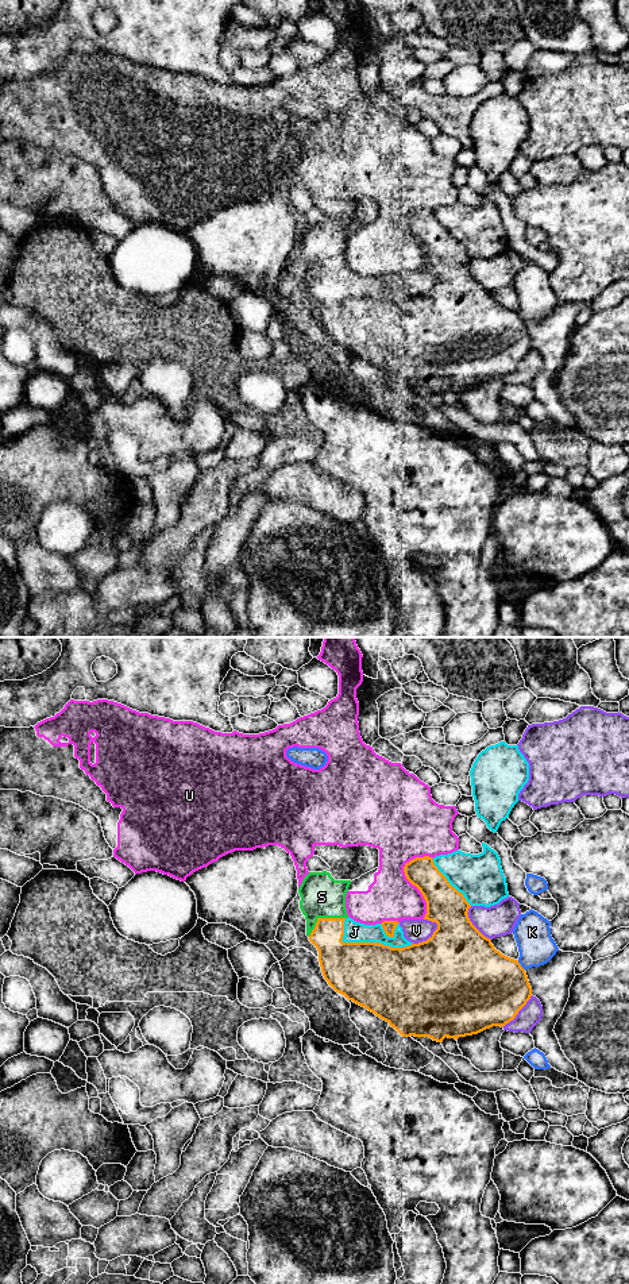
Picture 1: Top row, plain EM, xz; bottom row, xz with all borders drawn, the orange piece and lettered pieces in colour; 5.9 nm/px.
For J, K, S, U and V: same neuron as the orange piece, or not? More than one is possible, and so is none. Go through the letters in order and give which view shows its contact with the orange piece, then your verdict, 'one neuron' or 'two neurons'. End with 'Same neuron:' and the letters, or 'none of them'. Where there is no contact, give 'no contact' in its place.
J: contact in xz; two neurons
K: contact in xz; two neurons
S: contact in xz; two neurons
U: contact in xz; two neurons
V: contact in xz; two neurons
Same neuron: none of them

